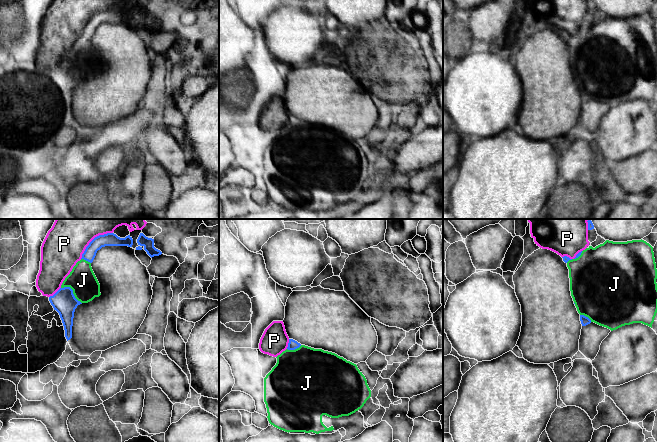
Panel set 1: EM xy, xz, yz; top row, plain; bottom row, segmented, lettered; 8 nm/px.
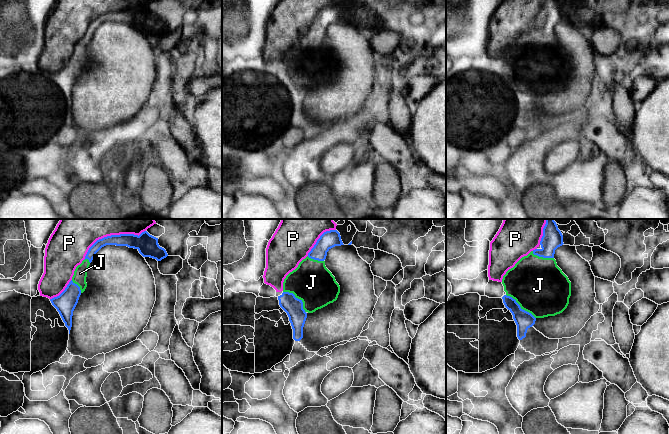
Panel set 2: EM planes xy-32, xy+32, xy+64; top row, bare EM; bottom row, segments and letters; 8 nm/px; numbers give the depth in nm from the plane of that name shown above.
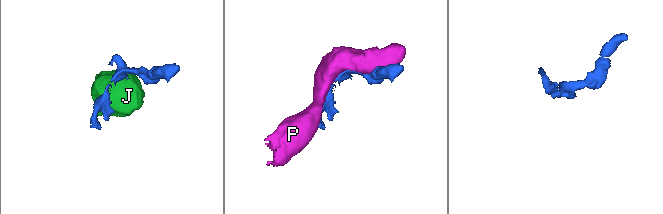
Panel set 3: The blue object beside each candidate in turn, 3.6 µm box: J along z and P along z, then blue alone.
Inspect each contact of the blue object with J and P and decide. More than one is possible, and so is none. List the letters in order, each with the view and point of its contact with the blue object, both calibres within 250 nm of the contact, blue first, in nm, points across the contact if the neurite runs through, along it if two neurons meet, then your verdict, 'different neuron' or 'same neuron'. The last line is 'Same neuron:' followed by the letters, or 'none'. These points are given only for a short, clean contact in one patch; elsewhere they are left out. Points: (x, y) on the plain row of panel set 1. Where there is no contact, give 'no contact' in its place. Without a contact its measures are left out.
J: xy (72, 67) | 190/220 nm | same neuron
P: xy (93, 15) | 110/320 nm | different neuron
Same neuron: J

